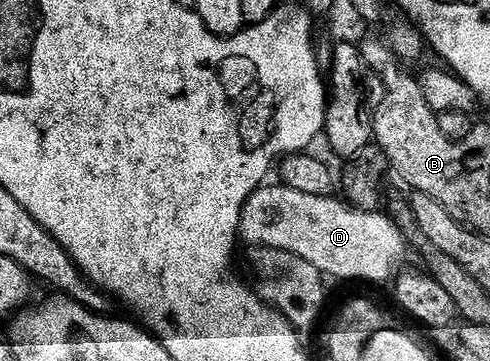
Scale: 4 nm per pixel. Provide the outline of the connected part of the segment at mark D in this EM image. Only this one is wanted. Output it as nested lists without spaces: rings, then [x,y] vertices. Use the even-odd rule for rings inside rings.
[[[281,185],[270,186],[259,187],[242,206],[242,220],[238,229],[243,244],[250,243],[251,248],[271,247],[277,251],[292,253],[308,261],[308,265],[320,269],[323,276],[331,280],[363,279],[366,283],[382,283],[385,279],[393,280],[403,270],[402,258],[406,255],[406,239],[394,219],[390,220],[378,211],[359,211],[338,197],[311,197],[308,193],[296,193],[296,189]]]

